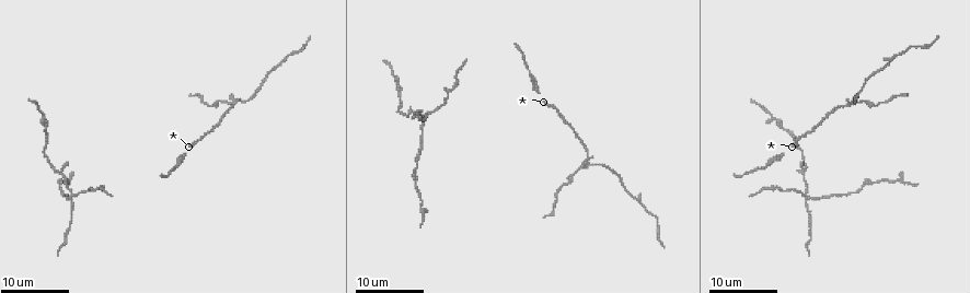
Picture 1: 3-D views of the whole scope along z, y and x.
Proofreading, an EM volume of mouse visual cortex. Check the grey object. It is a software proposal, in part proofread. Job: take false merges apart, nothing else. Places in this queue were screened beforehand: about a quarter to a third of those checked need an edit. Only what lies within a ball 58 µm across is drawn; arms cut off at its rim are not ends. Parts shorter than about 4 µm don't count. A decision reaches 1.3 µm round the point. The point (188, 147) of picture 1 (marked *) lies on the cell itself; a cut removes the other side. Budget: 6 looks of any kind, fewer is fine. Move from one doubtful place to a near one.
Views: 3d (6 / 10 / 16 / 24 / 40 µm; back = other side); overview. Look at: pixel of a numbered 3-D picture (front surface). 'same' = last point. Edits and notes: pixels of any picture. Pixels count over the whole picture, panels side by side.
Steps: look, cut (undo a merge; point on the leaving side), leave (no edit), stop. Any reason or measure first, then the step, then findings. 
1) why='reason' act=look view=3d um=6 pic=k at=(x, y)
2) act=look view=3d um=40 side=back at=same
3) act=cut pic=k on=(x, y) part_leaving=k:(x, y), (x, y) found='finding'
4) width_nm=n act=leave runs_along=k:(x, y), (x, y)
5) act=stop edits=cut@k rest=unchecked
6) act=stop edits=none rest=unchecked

why='looks like a crossing' act=look view=3d um=16 pic=1 at=(583, 161)

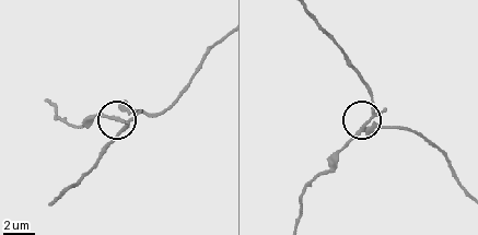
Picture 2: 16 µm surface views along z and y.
why='closer look' act=look view=3d um=10 pic=2 at=(369, 122)

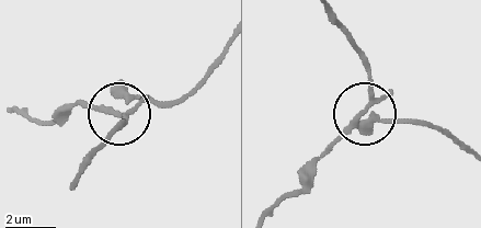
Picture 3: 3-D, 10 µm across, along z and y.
side_arm_um=12 arms=5 act=cut pic=3 on=(105, 107) found='a second cell is stuck on'

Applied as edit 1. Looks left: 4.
why='side arm on a straight run' act=look view=3d um=16 pic=1 at=(894, 58)

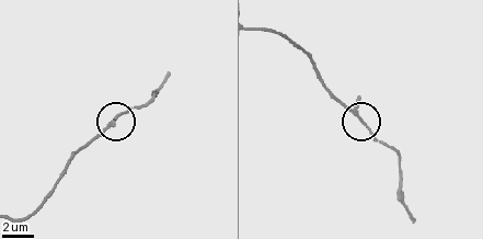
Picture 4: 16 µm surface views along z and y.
act=look view=3d um=10 pic=4 at=(360, 118)

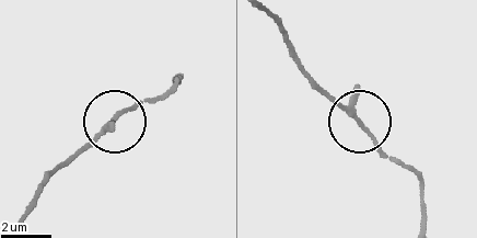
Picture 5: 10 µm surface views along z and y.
act=leave runs_along=5:(16, 224), (41, 188), (118, 116), (154, 100) found='all the same cell'

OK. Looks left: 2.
why='sudden change in width' act=look view=3d um=16 pic=1 at=(806, 167)

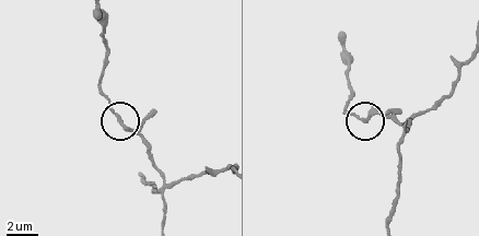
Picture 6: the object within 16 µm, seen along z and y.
act=look view=3d um=10 pic=6 at=(364, 121)

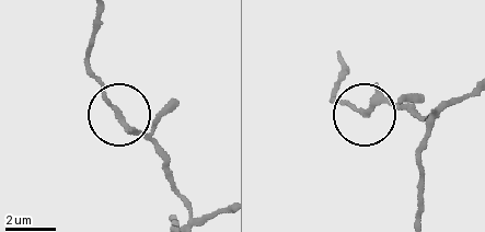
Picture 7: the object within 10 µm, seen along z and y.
act=leave found='all the same cell'

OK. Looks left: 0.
act=stop edits=cut@3 rest=unchecked

